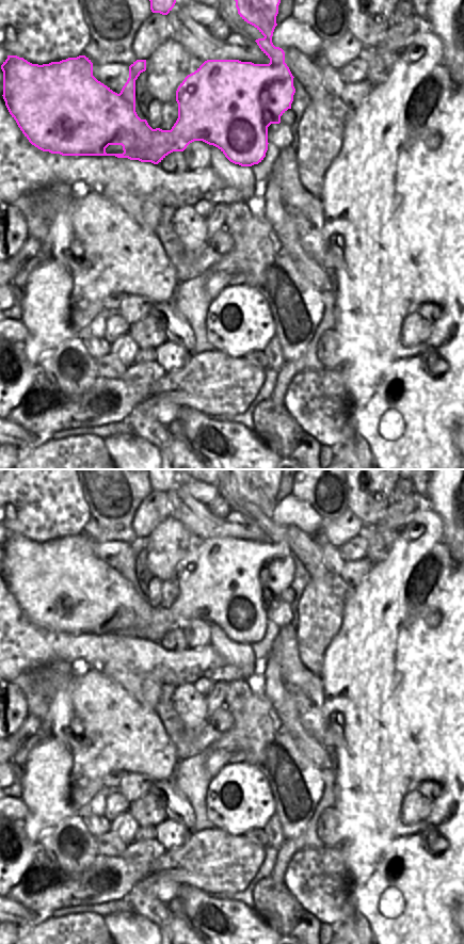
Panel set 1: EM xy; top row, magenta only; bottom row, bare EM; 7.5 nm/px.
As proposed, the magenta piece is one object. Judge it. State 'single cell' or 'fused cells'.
single cell

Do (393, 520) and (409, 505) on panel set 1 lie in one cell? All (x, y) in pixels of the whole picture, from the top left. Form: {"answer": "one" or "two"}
{"answer": "one"}

